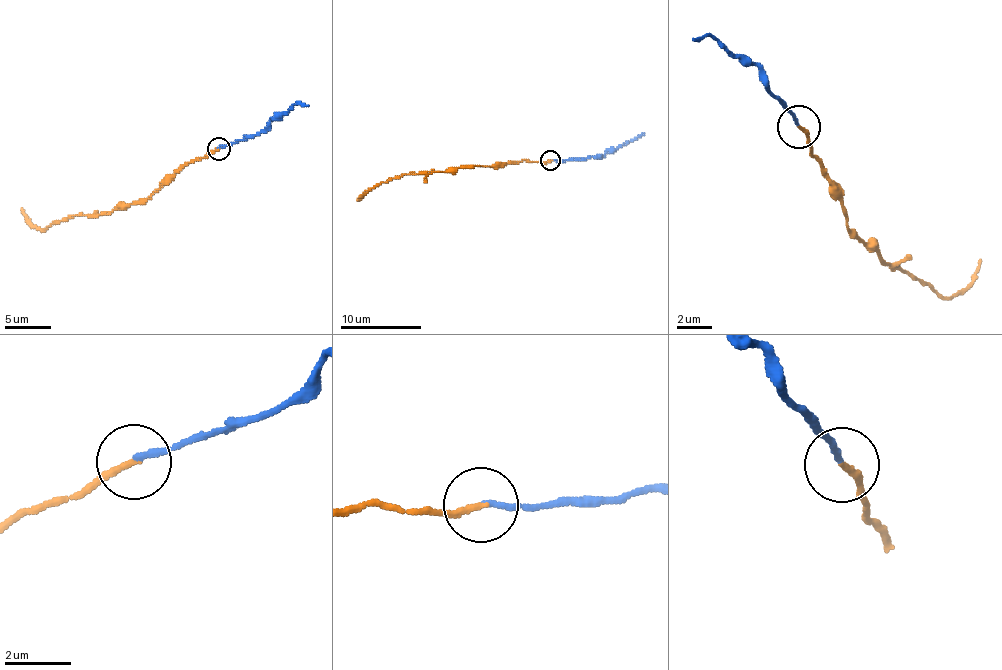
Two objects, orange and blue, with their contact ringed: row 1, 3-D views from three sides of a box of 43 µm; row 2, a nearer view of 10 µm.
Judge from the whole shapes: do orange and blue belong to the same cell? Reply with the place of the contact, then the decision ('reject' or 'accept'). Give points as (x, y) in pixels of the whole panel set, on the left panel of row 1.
at (218, 148); accept

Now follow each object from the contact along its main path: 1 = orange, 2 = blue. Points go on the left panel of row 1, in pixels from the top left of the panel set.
1: (218, 148), (185, 163), (146, 199), (110, 212), (68, 215), (36, 229), (21, 208)
2: (218, 148), (253, 138), (294, 104), (308, 105)

